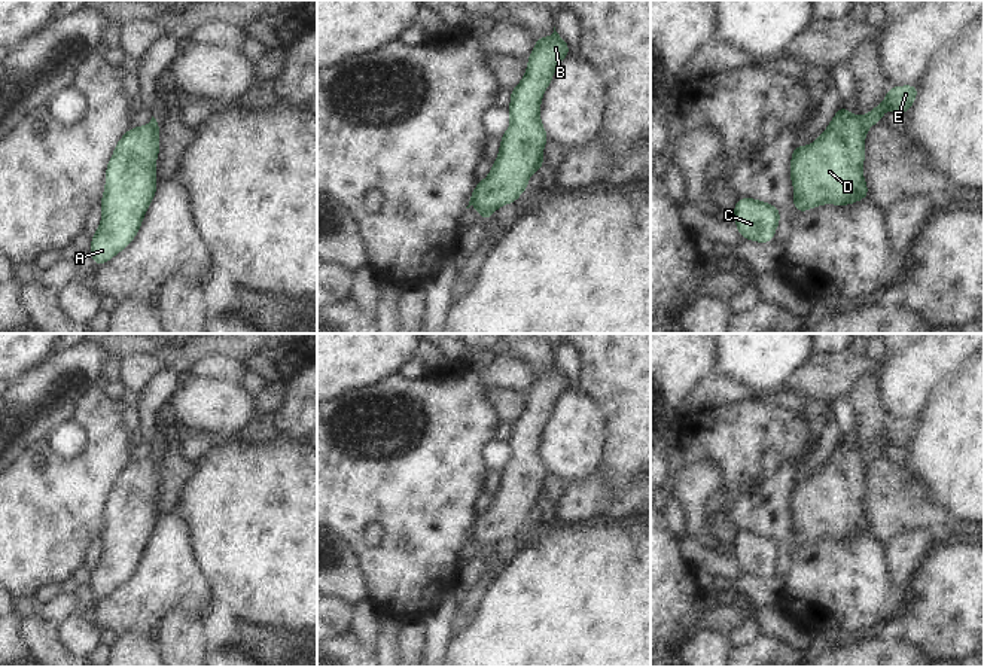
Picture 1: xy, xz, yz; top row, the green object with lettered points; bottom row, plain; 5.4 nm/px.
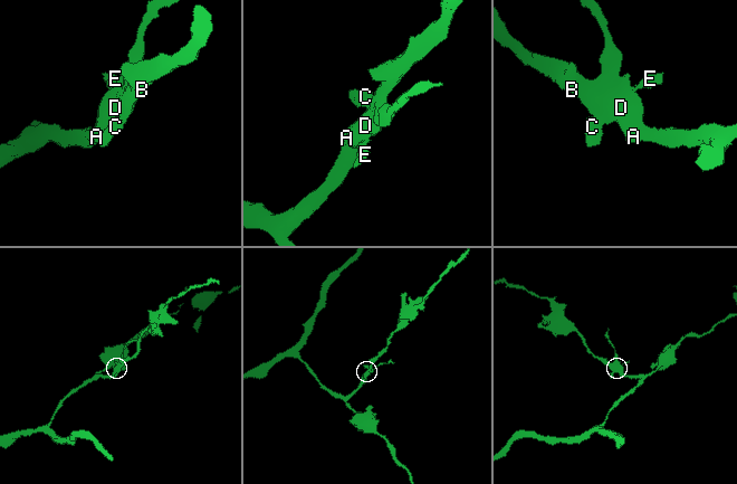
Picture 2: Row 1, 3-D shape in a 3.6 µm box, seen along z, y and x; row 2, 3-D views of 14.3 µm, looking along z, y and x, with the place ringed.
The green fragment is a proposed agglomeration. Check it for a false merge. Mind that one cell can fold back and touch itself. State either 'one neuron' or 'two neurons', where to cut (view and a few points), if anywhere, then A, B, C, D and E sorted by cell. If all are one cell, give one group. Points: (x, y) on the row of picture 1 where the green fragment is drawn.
two neurons | yz (858, 118), (859, 124), (867, 130) | A B C D / E

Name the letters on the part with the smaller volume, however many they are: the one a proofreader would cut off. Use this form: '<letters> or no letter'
E.

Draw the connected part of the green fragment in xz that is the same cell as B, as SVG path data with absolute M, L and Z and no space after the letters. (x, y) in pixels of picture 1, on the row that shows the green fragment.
M555 31L551 37L536 37L536 46L527 57L528 67L523 80L511 91L511 125L500 138L500 150L493 162L487 179L476 183L469 205L473 205L481 214L494 211L505 204L514 204L528 188L528 176L543 168L543 144L549 140L539 113L545 89L549 86L557 66L570 54L570 46Z

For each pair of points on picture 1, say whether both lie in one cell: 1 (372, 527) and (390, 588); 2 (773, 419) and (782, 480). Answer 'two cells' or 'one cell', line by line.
1: one cell
2: two cells

